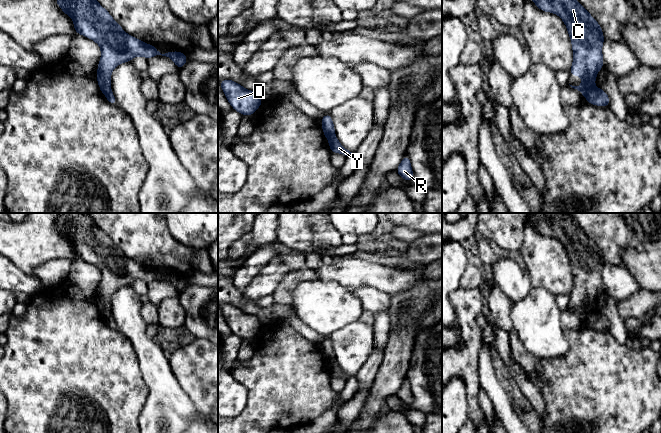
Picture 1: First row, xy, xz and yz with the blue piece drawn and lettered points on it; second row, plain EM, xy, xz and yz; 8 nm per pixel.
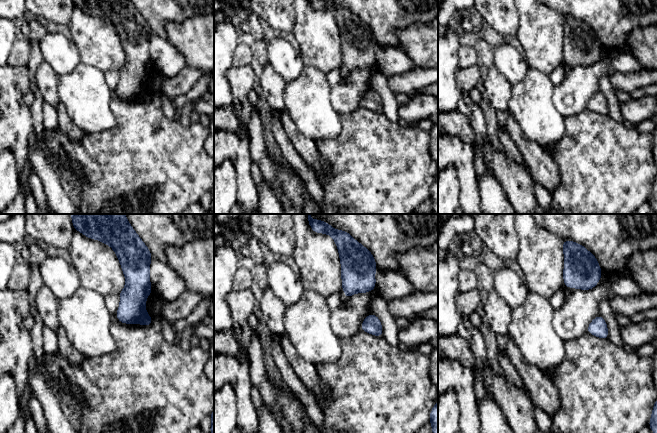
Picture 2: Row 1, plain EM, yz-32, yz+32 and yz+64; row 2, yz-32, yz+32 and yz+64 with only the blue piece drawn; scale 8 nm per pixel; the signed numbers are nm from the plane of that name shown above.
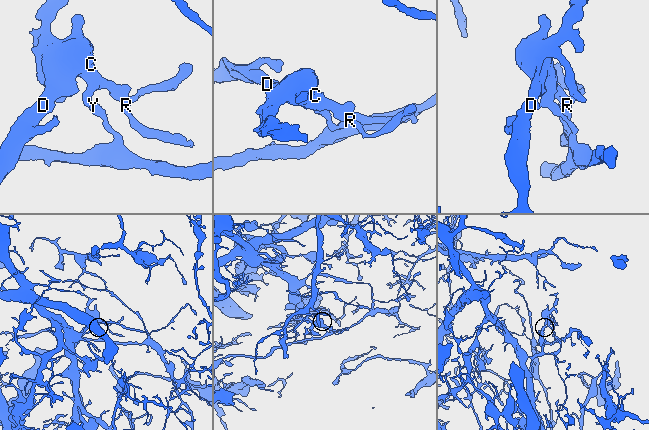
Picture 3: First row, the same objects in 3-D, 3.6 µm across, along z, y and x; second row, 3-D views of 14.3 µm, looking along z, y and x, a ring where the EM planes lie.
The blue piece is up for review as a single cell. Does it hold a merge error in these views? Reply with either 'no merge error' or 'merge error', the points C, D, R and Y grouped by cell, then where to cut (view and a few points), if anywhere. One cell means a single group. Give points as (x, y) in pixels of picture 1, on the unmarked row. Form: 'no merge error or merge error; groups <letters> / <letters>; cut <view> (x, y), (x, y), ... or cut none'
merge error; groups C D R / Y; cut yz (593, 311), (586, 320)

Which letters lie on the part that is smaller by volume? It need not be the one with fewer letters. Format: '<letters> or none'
Y

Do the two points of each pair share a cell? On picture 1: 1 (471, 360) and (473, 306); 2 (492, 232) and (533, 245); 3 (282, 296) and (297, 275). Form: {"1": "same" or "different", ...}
{"1": "same", "2": "different", "3": "same"}

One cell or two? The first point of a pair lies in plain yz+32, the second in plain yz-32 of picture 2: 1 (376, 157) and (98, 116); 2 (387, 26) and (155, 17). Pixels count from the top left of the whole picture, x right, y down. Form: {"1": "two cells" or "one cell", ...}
{"1": "two cells", "2": "one cell"}

